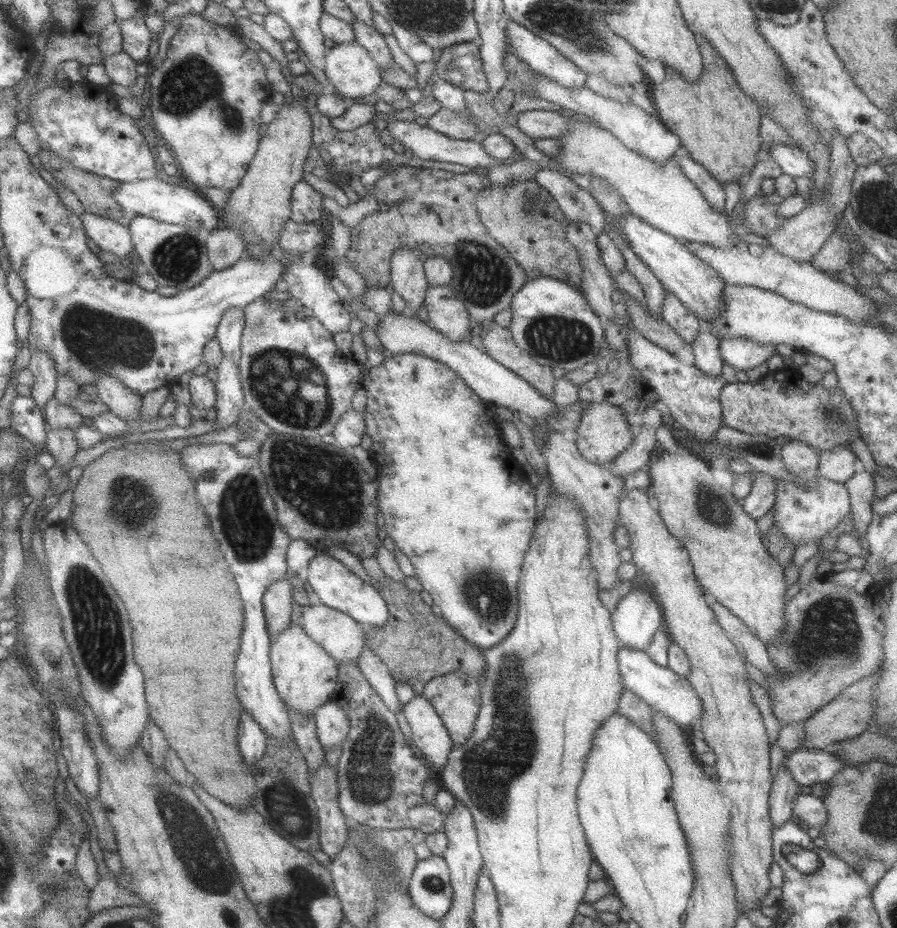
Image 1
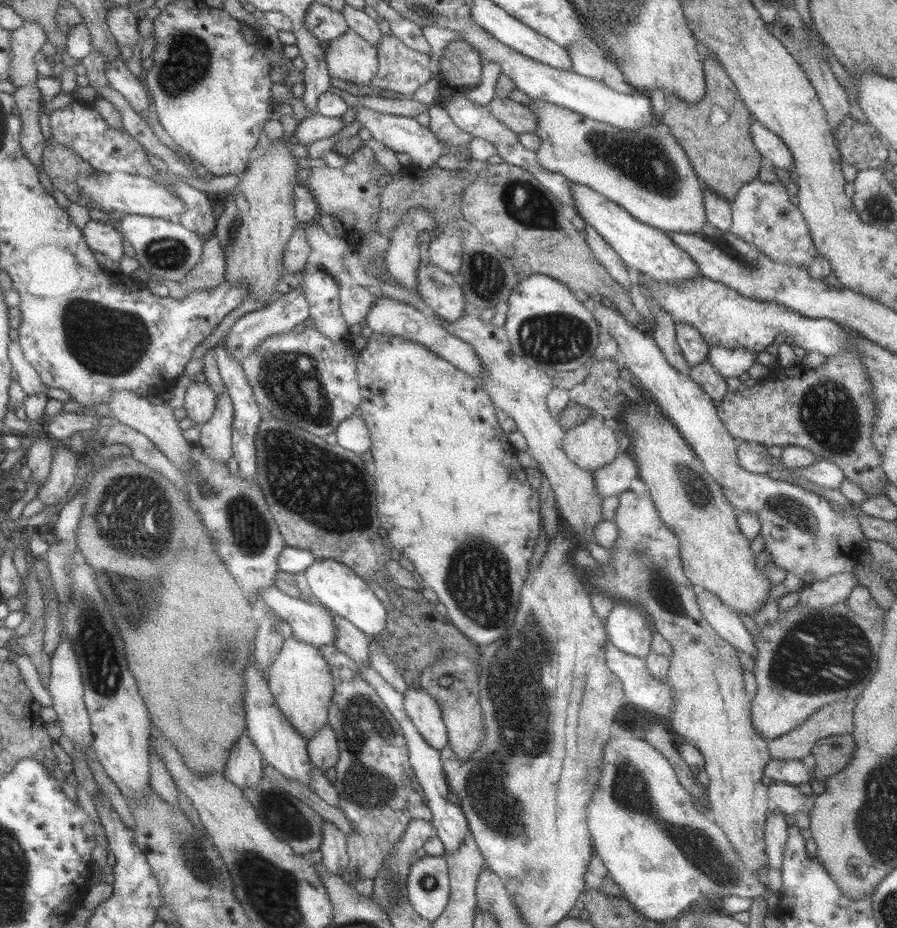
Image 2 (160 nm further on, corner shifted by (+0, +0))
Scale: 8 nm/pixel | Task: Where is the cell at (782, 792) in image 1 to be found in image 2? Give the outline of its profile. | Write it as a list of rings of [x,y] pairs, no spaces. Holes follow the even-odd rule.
[[[771,808],[764,824],[764,845],[768,868],[780,870],[783,851],[786,847],[788,826],[784,821],[785,814],[778,808]]]

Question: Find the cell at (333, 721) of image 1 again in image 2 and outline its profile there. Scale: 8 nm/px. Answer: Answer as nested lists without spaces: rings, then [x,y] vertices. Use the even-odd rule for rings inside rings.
[[[326,724],[306,744],[310,763],[319,770],[327,771],[338,759],[338,746],[330,726]]]

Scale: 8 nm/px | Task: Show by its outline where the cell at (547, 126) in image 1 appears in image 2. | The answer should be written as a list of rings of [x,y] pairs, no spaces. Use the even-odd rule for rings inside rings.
[[[494,96],[485,108],[499,123],[505,125],[516,135],[522,132],[534,132],[537,117],[527,109],[527,106],[517,104],[513,100],[509,100],[508,97],[497,98]]]

